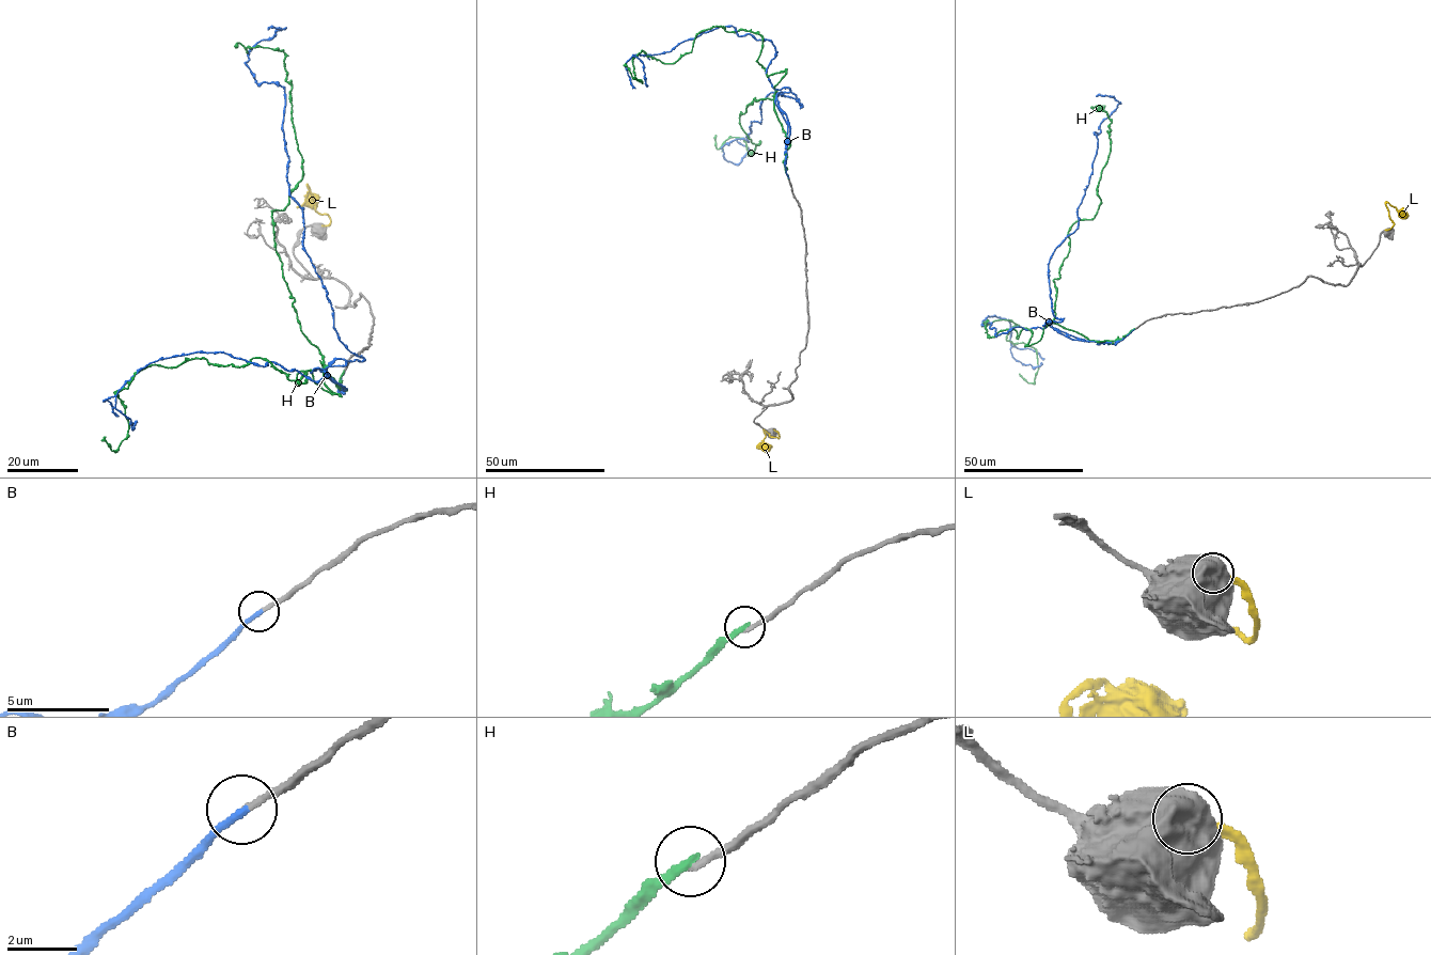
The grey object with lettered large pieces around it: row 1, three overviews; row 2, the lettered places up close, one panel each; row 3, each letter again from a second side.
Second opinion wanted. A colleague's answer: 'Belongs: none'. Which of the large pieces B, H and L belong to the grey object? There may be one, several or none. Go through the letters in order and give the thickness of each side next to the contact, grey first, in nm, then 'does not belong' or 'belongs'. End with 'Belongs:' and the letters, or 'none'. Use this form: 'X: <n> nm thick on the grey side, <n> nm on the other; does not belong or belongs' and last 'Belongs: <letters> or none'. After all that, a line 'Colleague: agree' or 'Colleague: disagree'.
B: 200 nm thick on the grey side, 200 nm on the other; belongs
H: 240 nm thick on the grey side, 240 nm on the other; does not belong
L: 800 nm thick on the grey side, 280 nm on the other; does not belong
Belongs: B
Colleague: disagree

